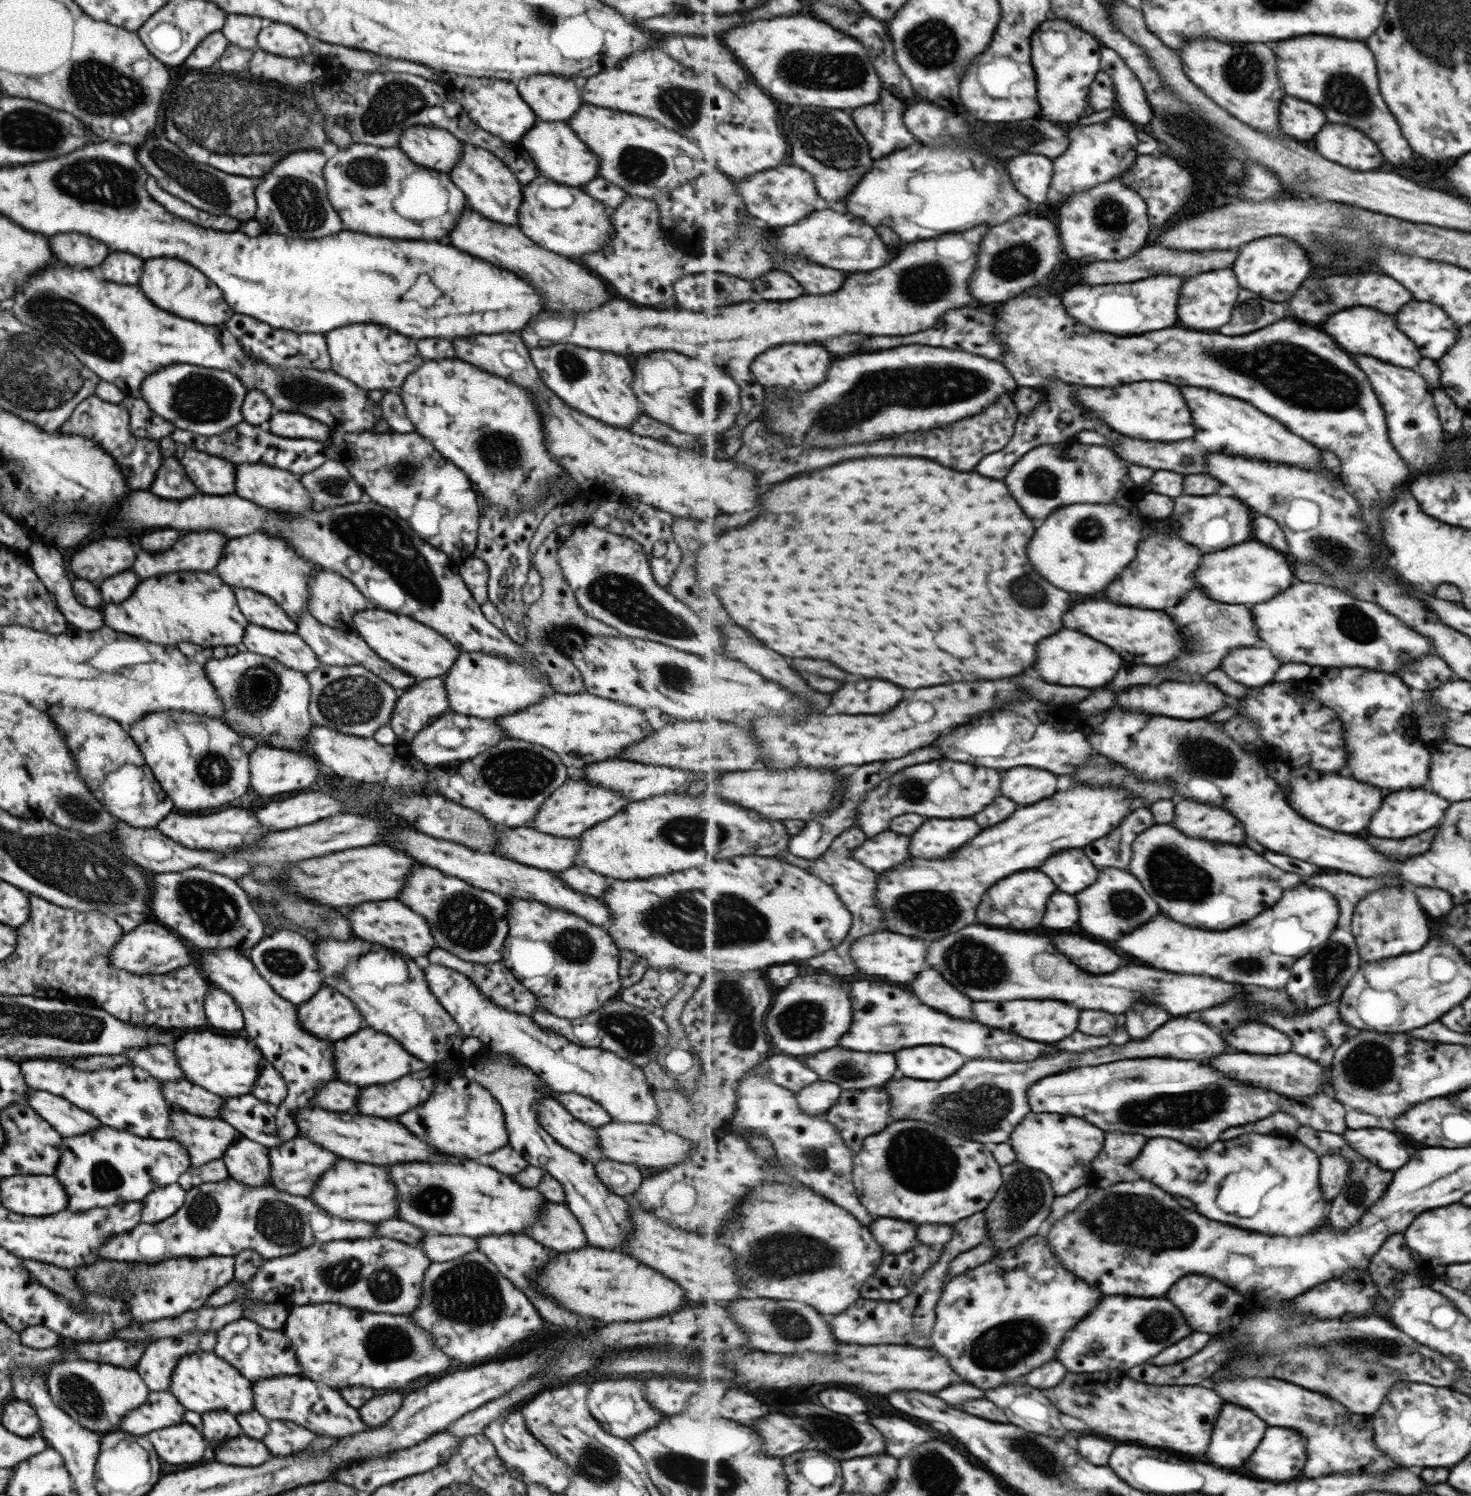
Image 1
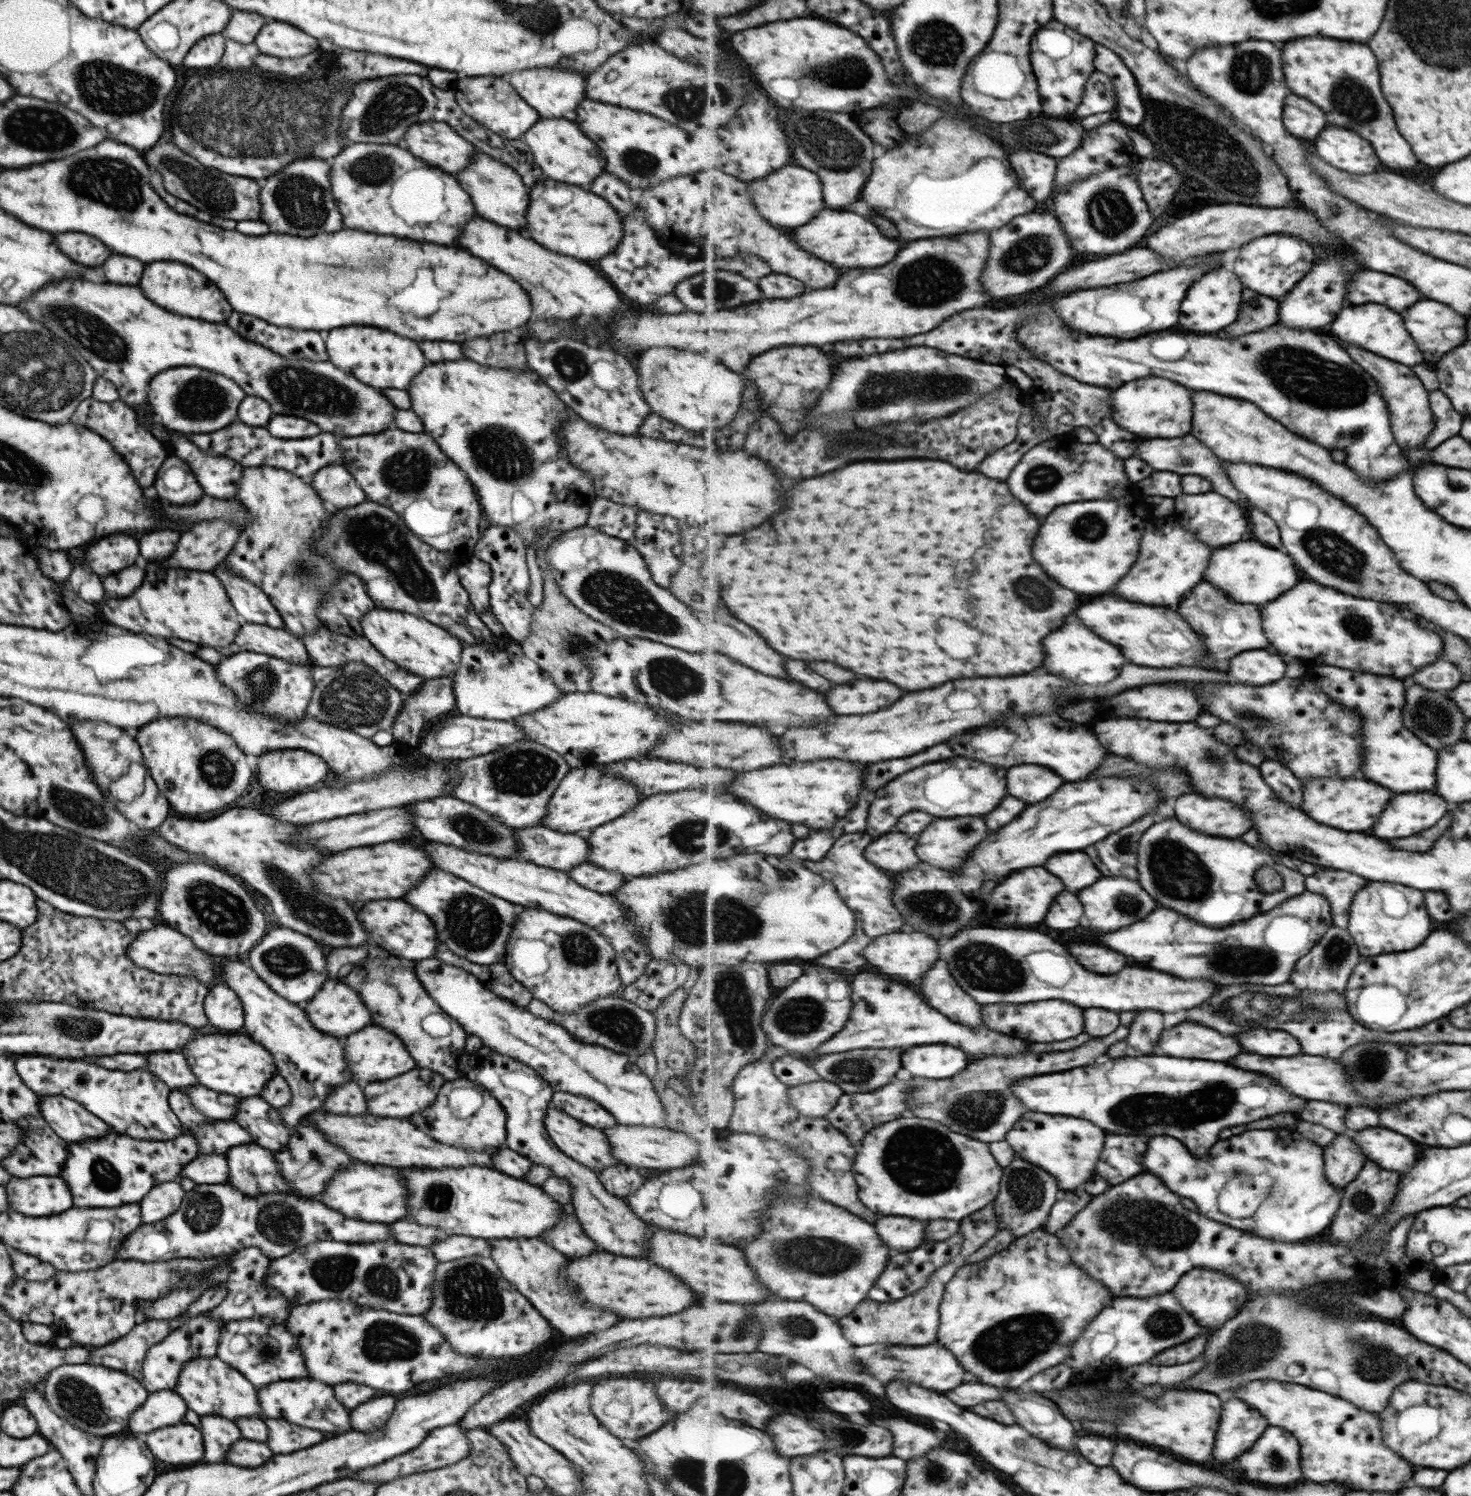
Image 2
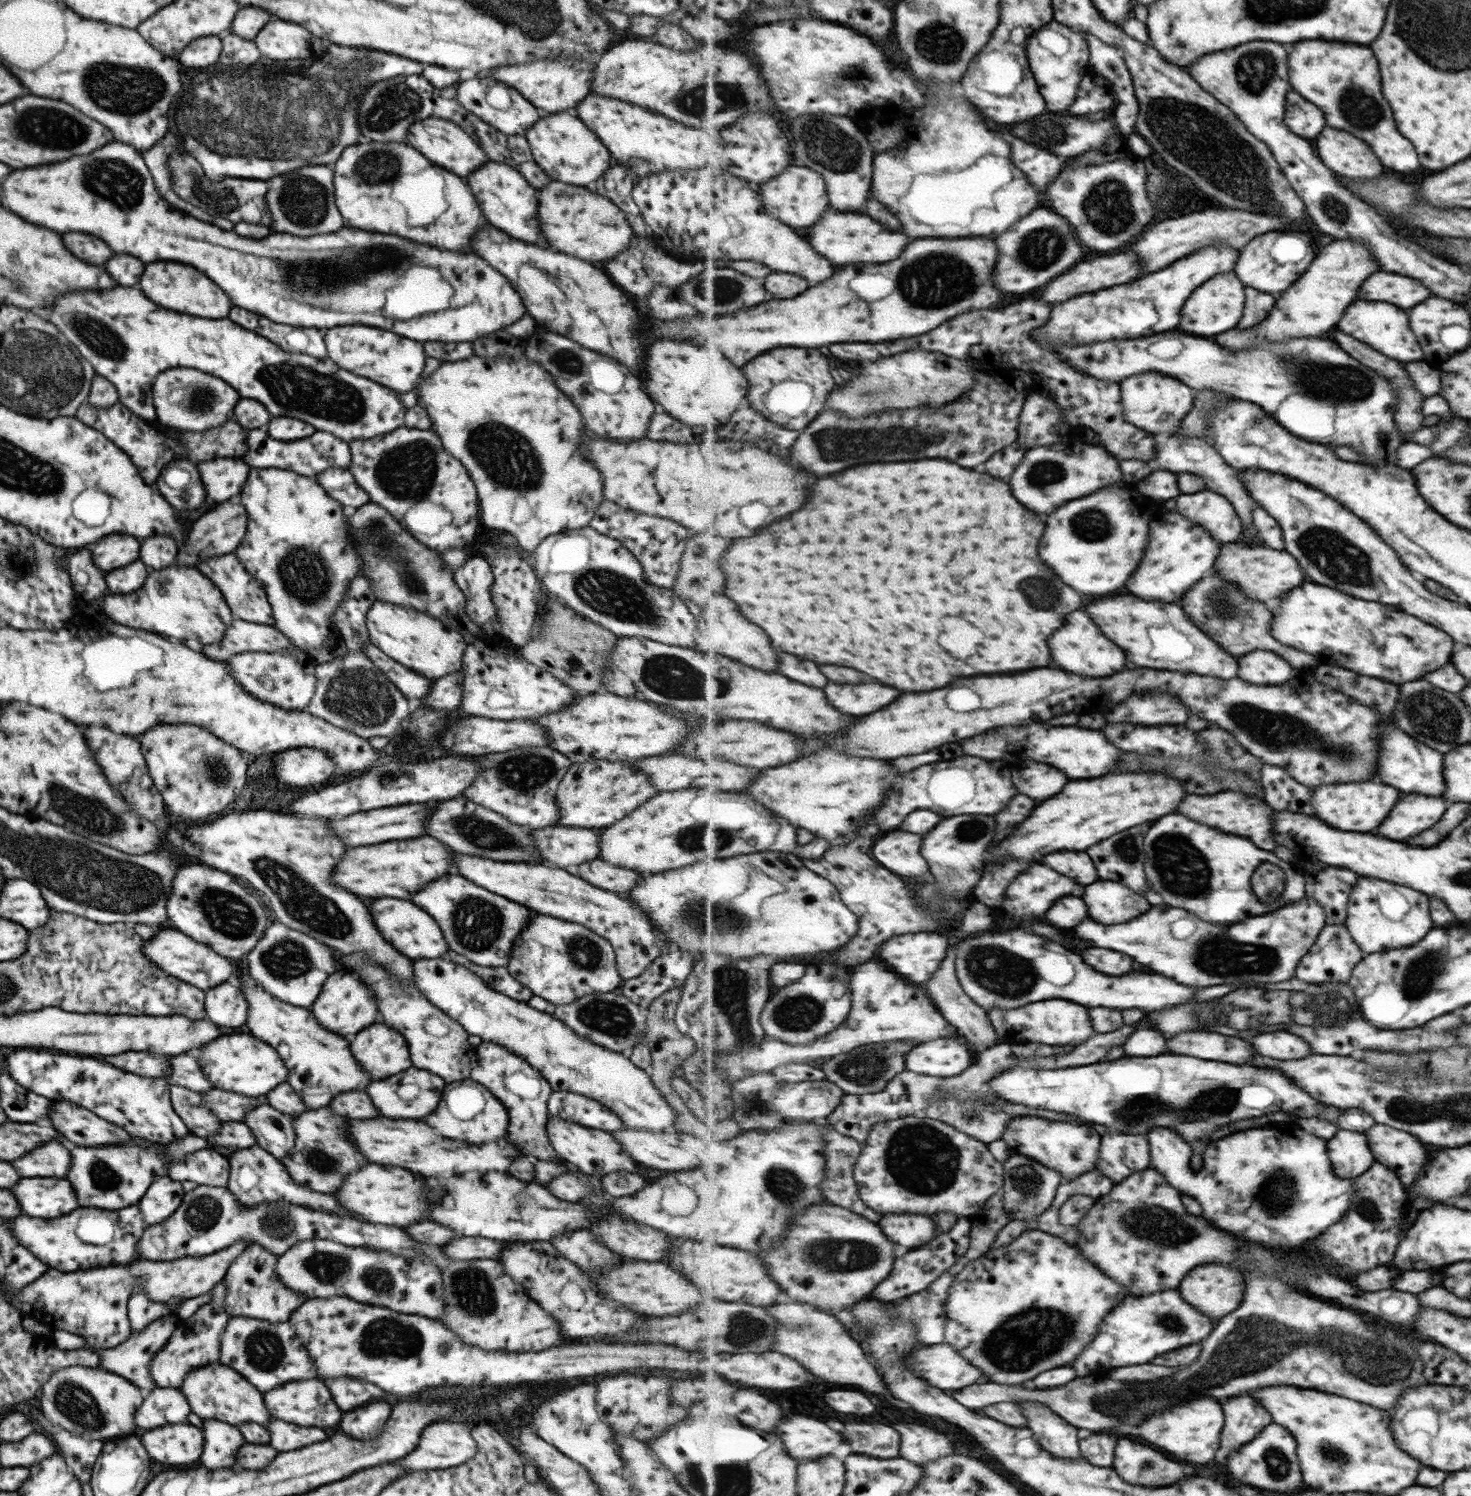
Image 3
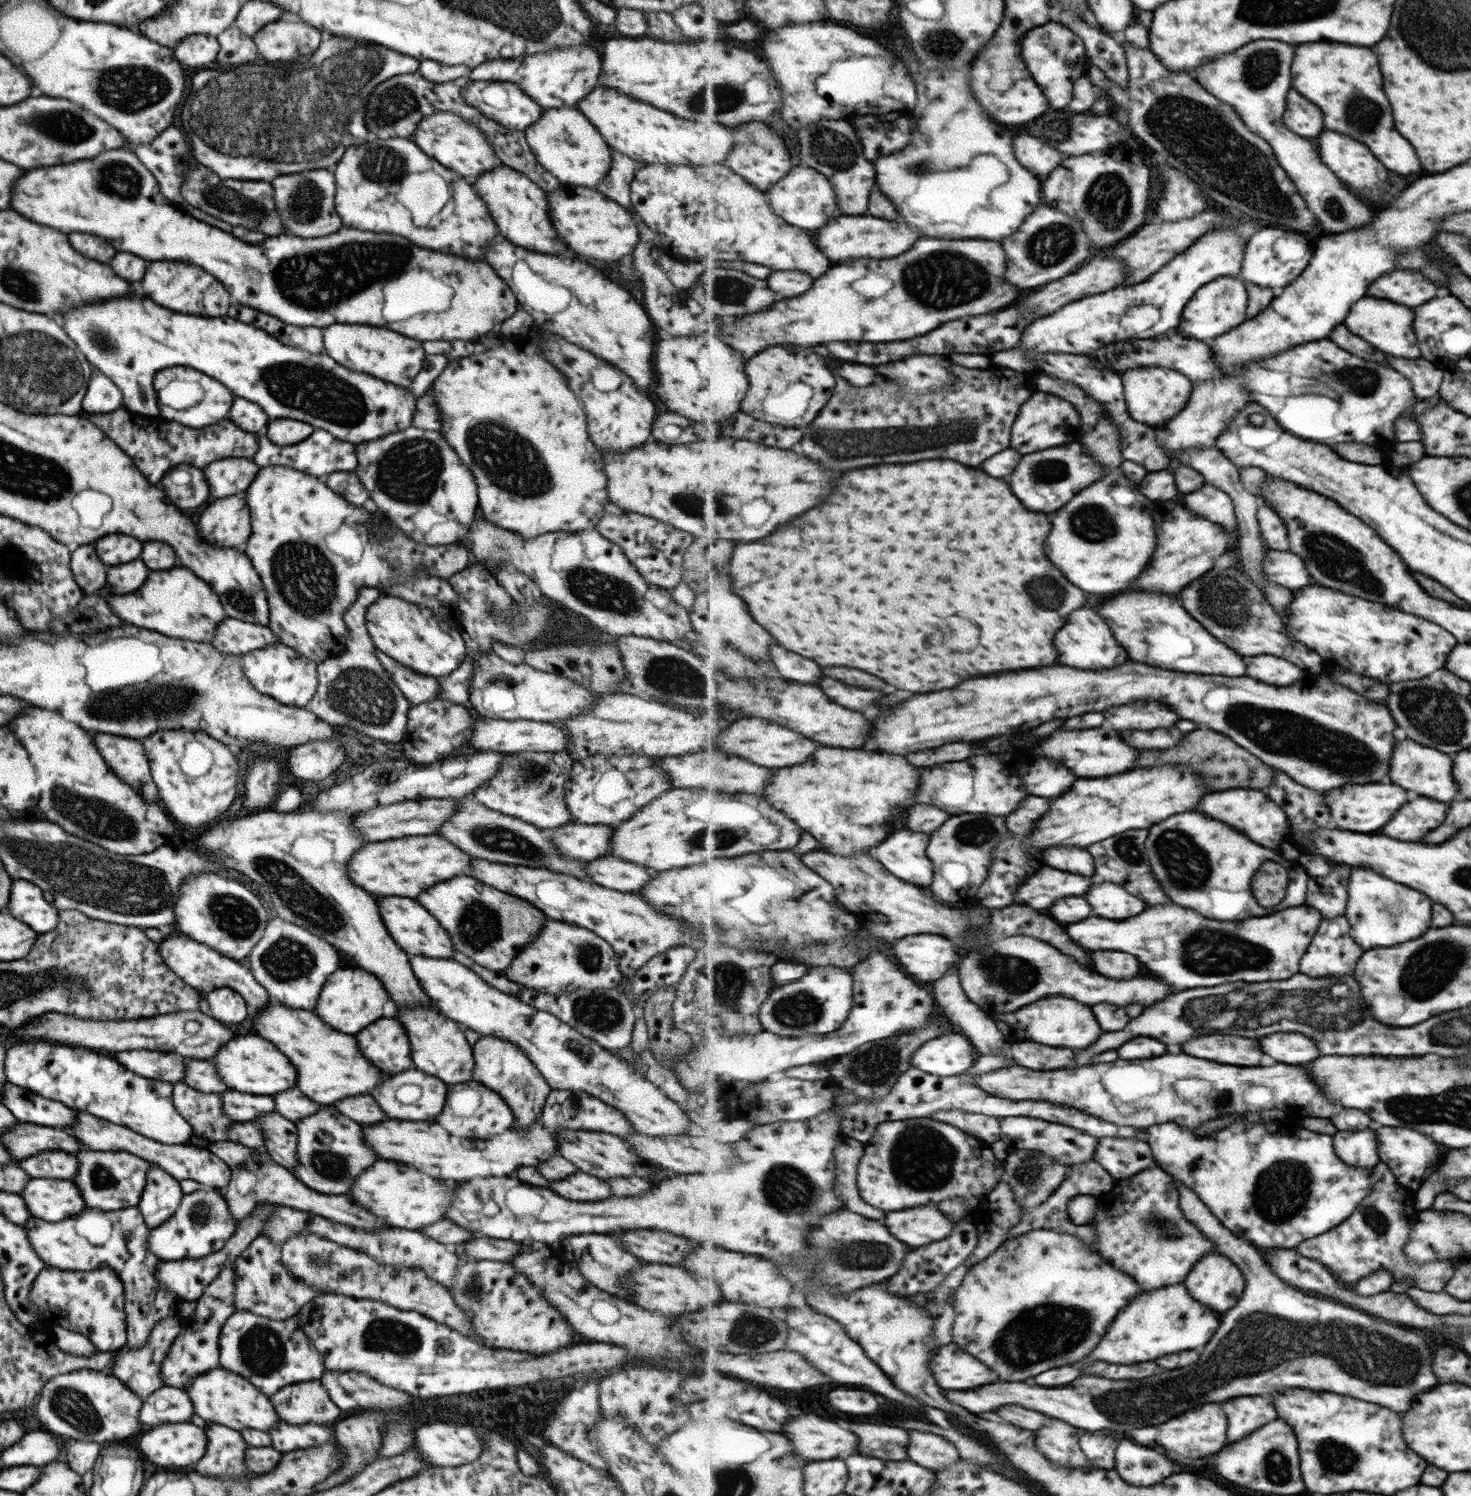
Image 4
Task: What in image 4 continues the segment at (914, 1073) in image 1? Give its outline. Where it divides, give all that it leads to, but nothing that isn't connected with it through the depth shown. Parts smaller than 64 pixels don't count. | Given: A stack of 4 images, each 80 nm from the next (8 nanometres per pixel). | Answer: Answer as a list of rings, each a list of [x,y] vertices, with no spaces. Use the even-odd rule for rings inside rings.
[[[947,1034],[925,1042],[913,1055],[913,1066],[929,1074],[955,1076],[963,1074],[975,1064],[975,1046],[961,1034]]]

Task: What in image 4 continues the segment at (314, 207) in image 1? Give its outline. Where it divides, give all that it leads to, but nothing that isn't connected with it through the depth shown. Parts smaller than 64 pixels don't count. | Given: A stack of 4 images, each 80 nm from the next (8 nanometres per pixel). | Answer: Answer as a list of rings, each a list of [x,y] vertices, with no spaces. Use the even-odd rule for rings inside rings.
[[[327,169],[304,170],[276,176],[271,182],[272,197],[282,227],[289,235],[315,238],[331,234],[342,226],[334,209],[334,174]]]

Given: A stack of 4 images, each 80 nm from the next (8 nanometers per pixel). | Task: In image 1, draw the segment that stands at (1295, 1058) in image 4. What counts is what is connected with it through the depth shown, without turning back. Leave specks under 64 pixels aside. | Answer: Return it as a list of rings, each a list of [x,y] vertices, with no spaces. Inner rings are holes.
[[[1243,1024],[1233,1030],[1223,1030],[1229,1038],[1229,1046],[1249,1054],[1285,1054],[1291,1052],[1291,1040],[1287,1034],[1265,1024]]]

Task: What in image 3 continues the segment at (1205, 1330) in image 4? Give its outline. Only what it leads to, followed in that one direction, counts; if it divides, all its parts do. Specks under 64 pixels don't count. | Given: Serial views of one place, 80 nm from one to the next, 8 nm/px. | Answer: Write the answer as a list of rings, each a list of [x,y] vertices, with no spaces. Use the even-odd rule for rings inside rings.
[[[1178,1288],[1164,1290],[1145,1298],[1129,1296],[1127,1302],[1121,1302],[1121,1306],[1117,1306],[1117,1310],[1109,1314],[1109,1322],[1105,1322],[1105,1326],[1101,1326],[1101,1334],[1097,1334],[1097,1342],[1093,1342],[1093,1346],[1089,1346],[1089,1350],[1085,1350],[1085,1354],[1079,1356],[1077,1362],[1073,1362],[1079,1376],[1097,1372],[1099,1364],[1119,1368],[1151,1362],[1161,1354],[1197,1344],[1207,1338],[1217,1322],[1209,1320],[1208,1316],[1191,1306],[1191,1302],[1187,1302]]]

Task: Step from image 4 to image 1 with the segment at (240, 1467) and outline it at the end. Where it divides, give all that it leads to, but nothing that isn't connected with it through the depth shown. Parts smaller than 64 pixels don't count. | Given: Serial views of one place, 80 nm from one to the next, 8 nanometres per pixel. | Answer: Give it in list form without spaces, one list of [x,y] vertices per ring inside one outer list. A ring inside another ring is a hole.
[[[209,1411],[201,1415],[201,1424],[203,1424],[203,1438],[207,1442],[208,1452],[216,1447],[216,1442],[233,1438],[235,1434],[242,1432],[236,1418],[225,1411]]]

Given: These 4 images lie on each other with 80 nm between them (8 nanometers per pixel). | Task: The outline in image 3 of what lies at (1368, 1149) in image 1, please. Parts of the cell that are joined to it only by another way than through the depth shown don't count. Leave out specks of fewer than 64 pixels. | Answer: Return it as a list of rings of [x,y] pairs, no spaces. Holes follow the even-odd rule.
[[[1375,1122],[1364,1133],[1368,1135],[1372,1154],[1374,1156],[1377,1154],[1374,1160],[1386,1167],[1389,1166],[1388,1169],[1399,1176],[1405,1188],[1415,1185],[1419,1178],[1417,1164],[1421,1166],[1421,1162],[1427,1162],[1429,1158],[1427,1154],[1433,1152],[1433,1150],[1427,1150],[1431,1146],[1424,1142],[1417,1142],[1419,1138],[1416,1135]]]

